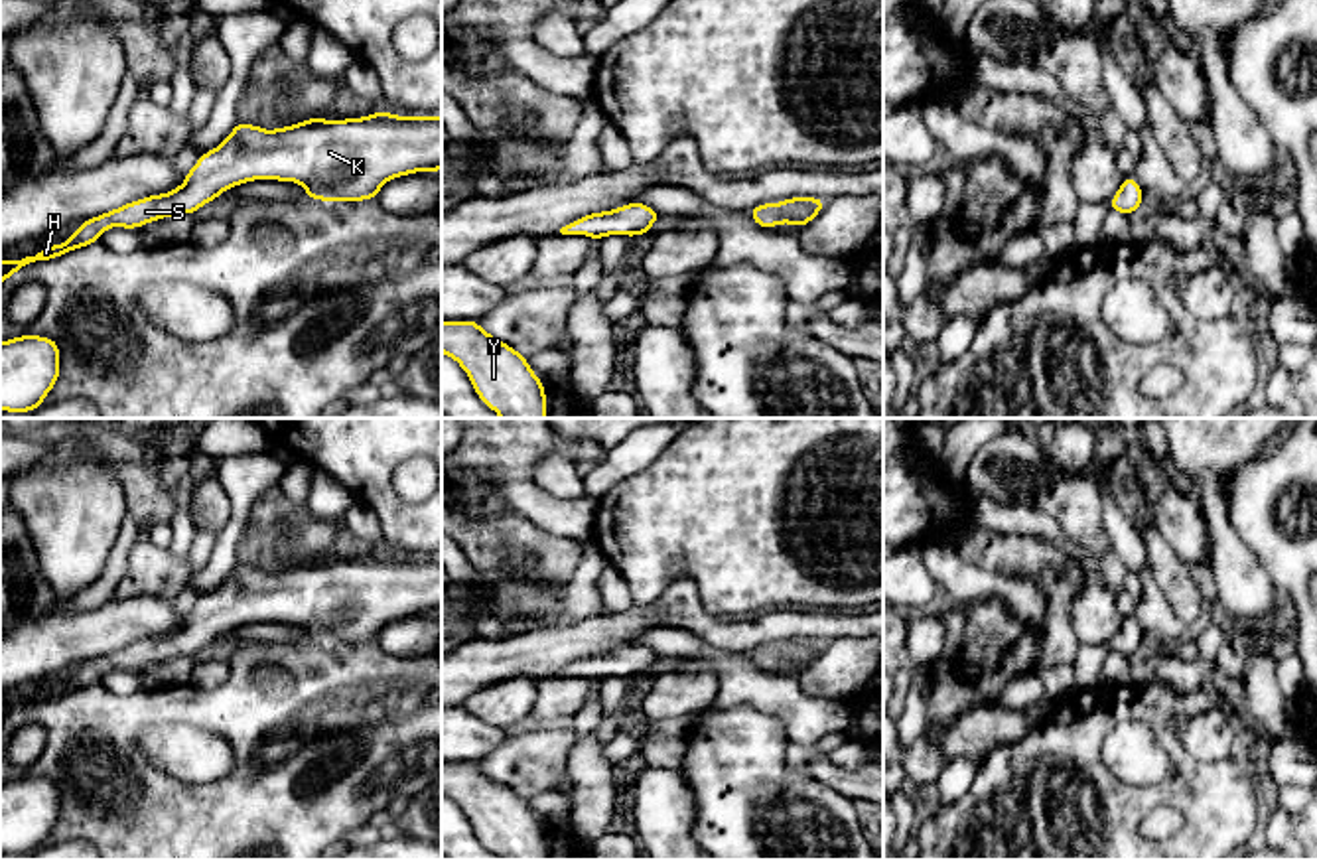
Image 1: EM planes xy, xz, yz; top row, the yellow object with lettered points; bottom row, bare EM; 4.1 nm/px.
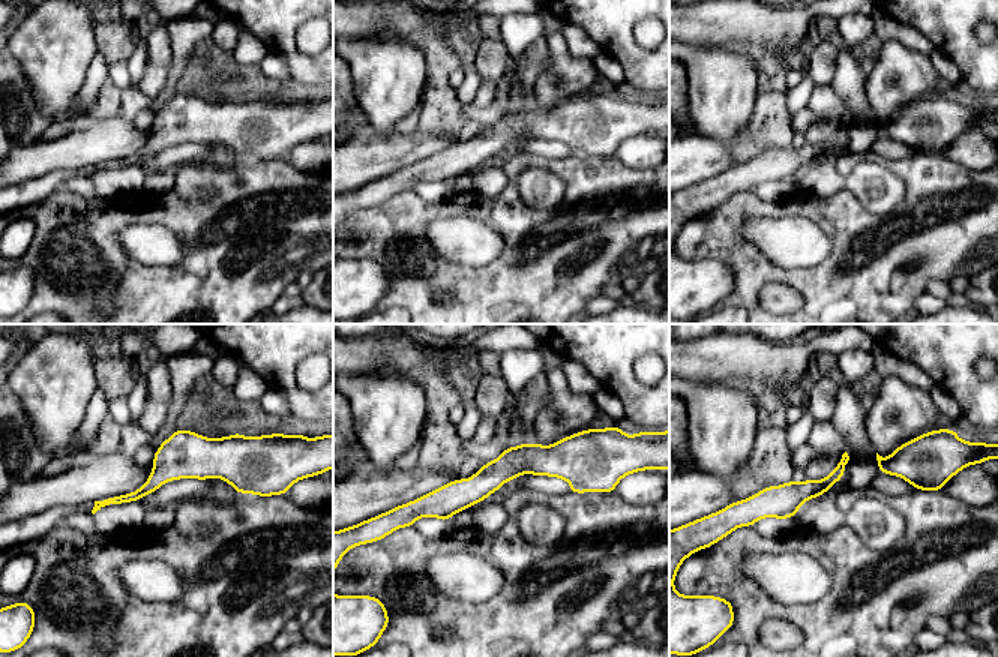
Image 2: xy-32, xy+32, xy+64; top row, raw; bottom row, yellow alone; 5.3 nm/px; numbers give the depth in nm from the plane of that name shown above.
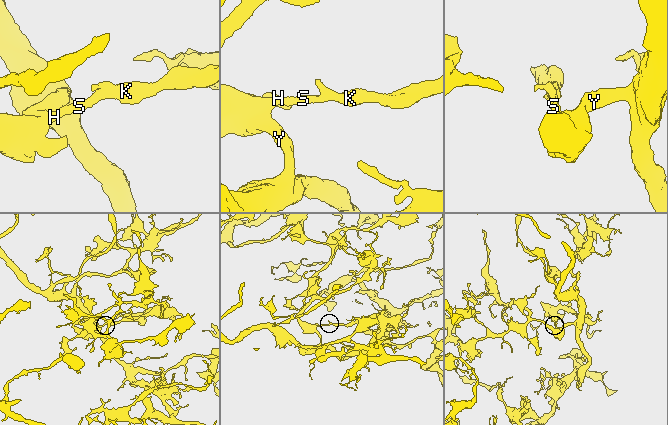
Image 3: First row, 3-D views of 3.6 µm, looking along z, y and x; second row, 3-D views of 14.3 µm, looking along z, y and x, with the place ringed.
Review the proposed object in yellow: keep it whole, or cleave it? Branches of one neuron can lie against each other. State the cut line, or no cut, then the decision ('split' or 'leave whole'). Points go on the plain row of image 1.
no cut | leave whole

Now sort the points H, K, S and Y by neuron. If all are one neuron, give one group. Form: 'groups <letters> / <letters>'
groups H K S Y

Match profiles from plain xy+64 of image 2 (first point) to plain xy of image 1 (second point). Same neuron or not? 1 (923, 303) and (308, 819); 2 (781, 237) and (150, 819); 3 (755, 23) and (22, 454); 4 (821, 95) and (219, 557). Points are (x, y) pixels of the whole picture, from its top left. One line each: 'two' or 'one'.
1: two
2: two
3: one
4: two

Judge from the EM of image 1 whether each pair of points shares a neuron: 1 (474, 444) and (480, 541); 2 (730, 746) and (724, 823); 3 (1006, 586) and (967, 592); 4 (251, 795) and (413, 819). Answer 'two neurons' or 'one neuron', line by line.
1: two neurons
2: one neuron
3: one neuron
4: two neurons

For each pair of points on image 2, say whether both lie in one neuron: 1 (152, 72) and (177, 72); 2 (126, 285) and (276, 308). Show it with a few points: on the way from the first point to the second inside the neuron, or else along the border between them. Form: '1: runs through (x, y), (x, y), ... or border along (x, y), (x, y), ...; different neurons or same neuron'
1: border along (171, 59), (168, 81), (150, 101); different neurons
2: border along (282, 293), (267, 308); different neurons

